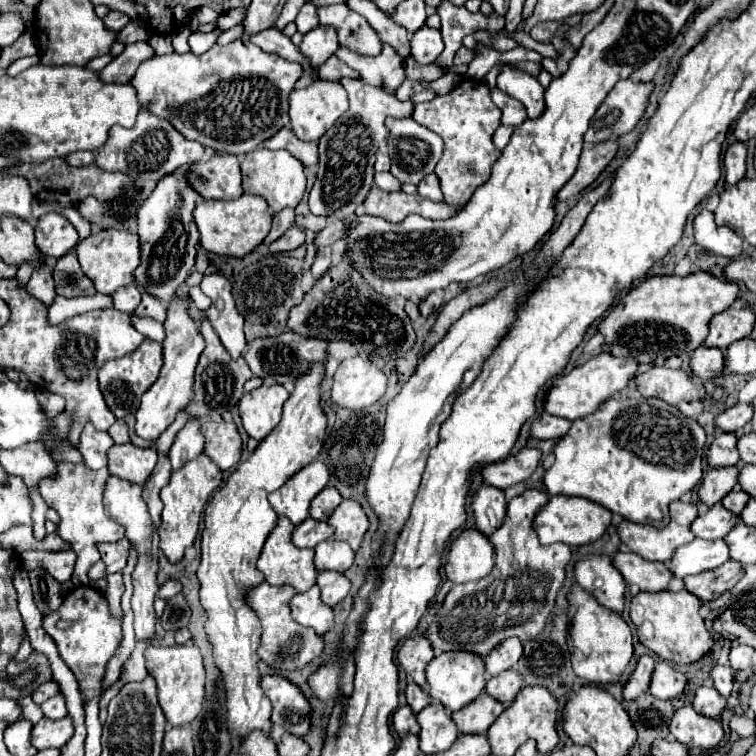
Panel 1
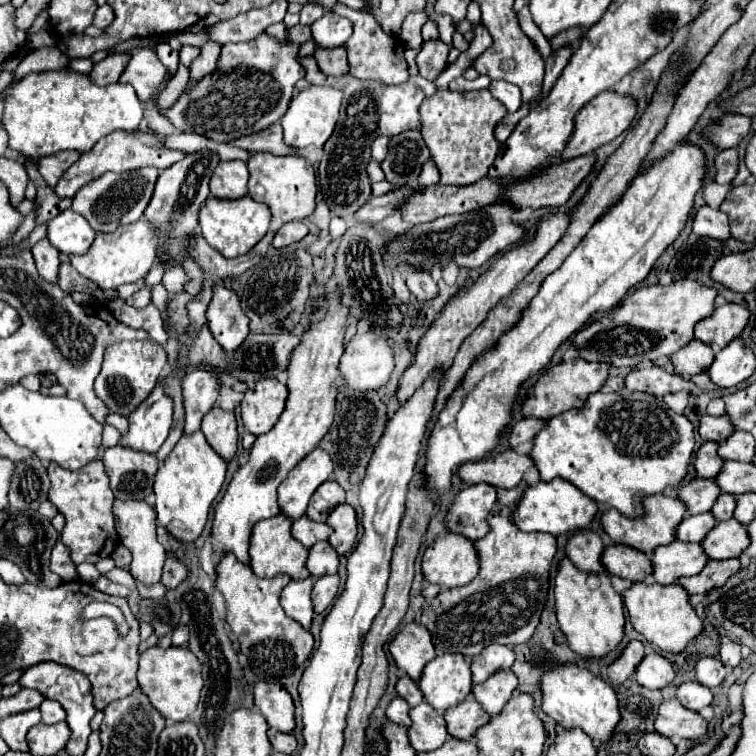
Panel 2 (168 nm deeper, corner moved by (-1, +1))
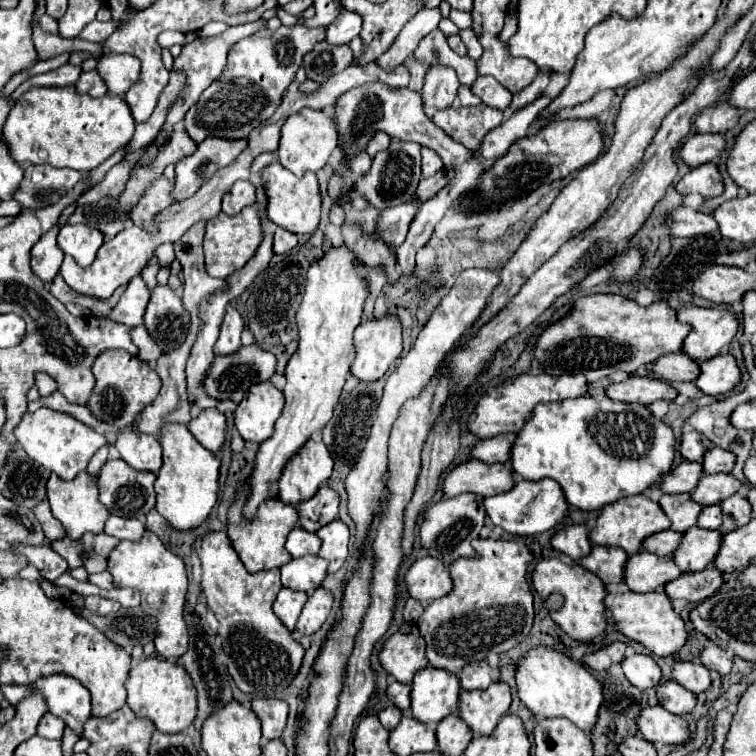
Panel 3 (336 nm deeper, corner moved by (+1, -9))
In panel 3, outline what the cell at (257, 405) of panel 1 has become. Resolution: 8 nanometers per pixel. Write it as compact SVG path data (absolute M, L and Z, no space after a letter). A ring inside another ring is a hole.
M272 382L252 386L236 408L236 428L246 442L264 442L274 432L274 424L282 412L284 394Z

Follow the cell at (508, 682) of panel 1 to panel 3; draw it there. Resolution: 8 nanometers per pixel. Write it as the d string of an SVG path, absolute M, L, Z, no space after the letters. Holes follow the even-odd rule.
M494 682L486 690L462 690L456 714L472 732L488 736L508 712L510 700L510 688L504 682Z

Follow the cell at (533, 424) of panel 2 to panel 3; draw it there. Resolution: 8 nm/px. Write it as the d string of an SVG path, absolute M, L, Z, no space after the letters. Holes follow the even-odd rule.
M500 434L488 440L478 440L472 450L470 450L470 460L480 460L484 464L494 464L494 462L506 462L512 442L514 442L514 434Z

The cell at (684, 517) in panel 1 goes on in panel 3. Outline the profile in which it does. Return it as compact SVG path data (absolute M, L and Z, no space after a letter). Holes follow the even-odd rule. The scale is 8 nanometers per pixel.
M644 494L638 496L628 496L628 498L620 498L608 506L602 508L596 526L590 530L590 542L594 544L602 544L602 546L618 546L622 550L626 550L626 554L636 554L640 552L642 546L642 538L668 530L670 522L666 518L666 514L662 512L658 502L652 502L650 498L646 498Z

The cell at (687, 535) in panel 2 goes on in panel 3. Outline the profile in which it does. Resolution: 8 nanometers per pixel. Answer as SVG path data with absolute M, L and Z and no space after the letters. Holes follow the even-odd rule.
M662 530L660 534L652 534L648 538L644 538L644 546L642 550L658 554L658 556L668 556L672 554L678 544L680 544L680 532L672 532L672 530Z

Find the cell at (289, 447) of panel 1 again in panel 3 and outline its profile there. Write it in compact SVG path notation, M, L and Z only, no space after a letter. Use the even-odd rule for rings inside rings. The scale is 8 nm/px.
M330 246L324 256L308 270L306 292L296 312L300 346L286 366L284 386L284 410L274 426L274 434L258 448L256 466L250 476L252 492L244 506L244 514L252 518L266 498L278 494L278 478L284 464L296 454L296 450L316 432L322 430L332 418L334 406L340 398L346 374L350 372L354 358L354 330L362 322L364 302L370 296L368 282L358 276L356 254L346 246Z

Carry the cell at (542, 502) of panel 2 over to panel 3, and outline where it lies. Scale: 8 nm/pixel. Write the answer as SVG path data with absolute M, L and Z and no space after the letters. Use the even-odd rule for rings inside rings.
M542 478L540 482L516 480L512 490L506 490L494 496L486 496L484 510L486 510L486 516L494 522L494 526L500 526L502 530L510 534L526 536L526 534L540 534L560 524L568 514L568 504L564 500L564 494L558 482L552 478Z

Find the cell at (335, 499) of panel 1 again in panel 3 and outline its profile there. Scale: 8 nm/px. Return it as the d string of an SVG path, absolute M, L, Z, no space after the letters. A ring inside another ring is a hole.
M326 484L320 486L320 490L312 498L308 498L308 502L300 502L300 506L296 506L300 526L308 532L316 532L324 524L338 518L338 504L340 504L338 492L334 492Z

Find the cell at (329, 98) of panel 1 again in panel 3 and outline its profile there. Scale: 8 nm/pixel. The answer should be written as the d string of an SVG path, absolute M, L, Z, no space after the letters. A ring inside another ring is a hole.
M302 110L300 114L294 114L288 118L288 122L282 126L282 138L278 148L280 164L290 170L294 176L302 178L306 172L316 172L326 166L332 150L338 144L338 130L336 122L322 110Z

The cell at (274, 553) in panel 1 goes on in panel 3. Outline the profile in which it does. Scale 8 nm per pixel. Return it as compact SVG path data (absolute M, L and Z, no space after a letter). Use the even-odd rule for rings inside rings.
M244 482L236 488L236 498L234 498L234 502L228 510L228 538L232 542L232 548L240 556L242 564L252 574L260 572L260 570L280 568L280 566L288 564L292 560L292 556L288 556L288 552L284 548L284 542L286 542L286 534L298 522L296 508L280 502L280 498L268 498L268 502L260 504L260 510L256 512L254 518L246 518L242 514L242 508L244 508L246 500L248 500L248 482Z

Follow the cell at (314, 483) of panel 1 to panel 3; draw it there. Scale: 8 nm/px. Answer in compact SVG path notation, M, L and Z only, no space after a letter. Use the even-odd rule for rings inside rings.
M310 438L290 462L286 462L278 482L278 498L292 506L312 498L318 486L330 478L332 464L324 442Z

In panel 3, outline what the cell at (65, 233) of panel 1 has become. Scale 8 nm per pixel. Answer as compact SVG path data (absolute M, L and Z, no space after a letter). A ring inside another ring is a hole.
M68 224L58 234L58 246L64 250L64 254L70 254L80 266L90 266L94 262L102 242L104 234L86 224Z

